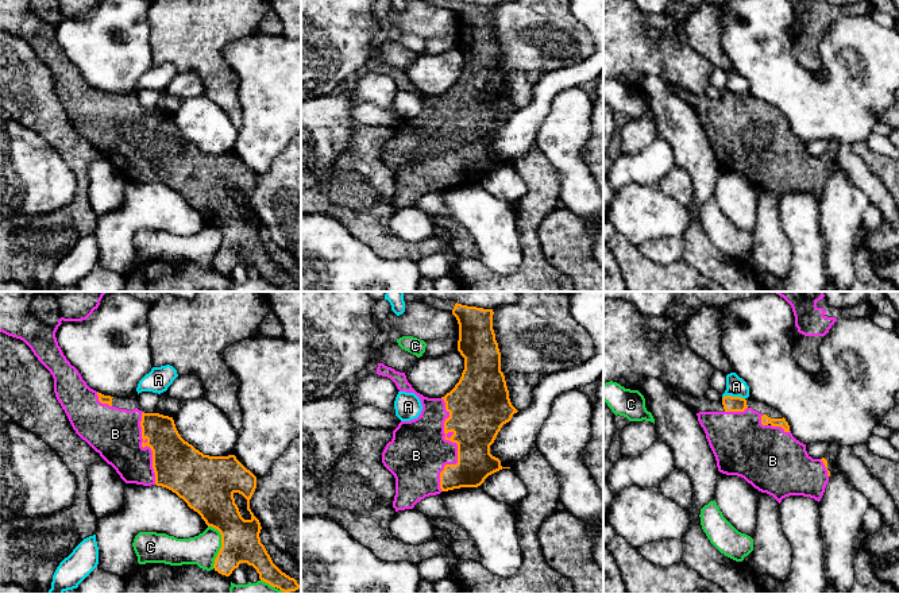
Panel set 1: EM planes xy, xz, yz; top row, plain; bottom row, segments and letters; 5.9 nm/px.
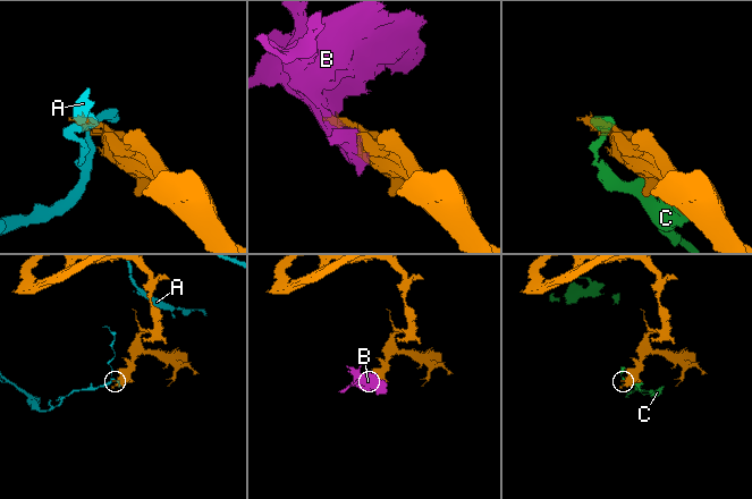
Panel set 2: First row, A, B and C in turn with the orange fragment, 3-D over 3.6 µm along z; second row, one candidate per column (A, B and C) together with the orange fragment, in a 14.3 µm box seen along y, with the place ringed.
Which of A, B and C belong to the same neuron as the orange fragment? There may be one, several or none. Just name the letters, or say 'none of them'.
B

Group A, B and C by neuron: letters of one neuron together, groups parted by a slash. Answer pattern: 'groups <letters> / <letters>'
groups A / B / C

